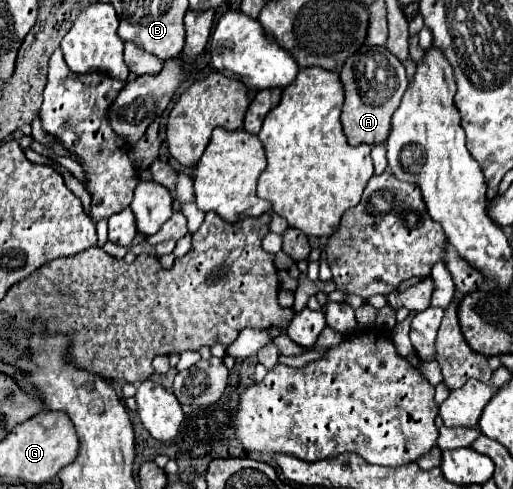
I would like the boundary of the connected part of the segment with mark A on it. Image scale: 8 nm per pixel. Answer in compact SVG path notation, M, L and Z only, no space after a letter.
M372 47L372 53L356 53L348 57L344 69L340 71L344 83L344 107L342 107L342 127L350 145L378 145L388 139L392 127L392 113L400 105L402 93L408 87L404 65L386 47Z

